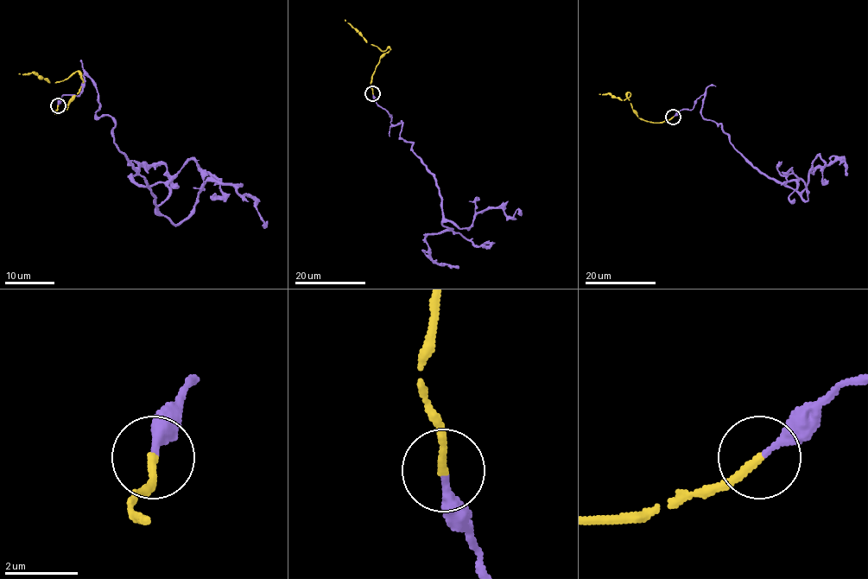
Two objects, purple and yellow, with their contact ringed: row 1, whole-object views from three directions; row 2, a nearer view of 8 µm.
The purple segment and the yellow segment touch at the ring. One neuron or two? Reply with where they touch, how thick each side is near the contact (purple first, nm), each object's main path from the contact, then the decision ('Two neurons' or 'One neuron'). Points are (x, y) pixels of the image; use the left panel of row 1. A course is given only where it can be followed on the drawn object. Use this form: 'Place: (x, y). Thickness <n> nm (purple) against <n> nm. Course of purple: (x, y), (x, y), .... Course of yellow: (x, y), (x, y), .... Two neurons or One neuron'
Place: (58, 105). Thickness 240 nm (purple) against 220 nm. Course of purple: (57, 105), (87, 75), (96, 114), (111, 117), (114, 143), (174, 224), (207, 181), (249, 195), (268, 220). Course of yellow: (57, 105), (56, 114), (76, 95), (82, 83), (77, 72), (60, 82), (19, 73). One neuron

